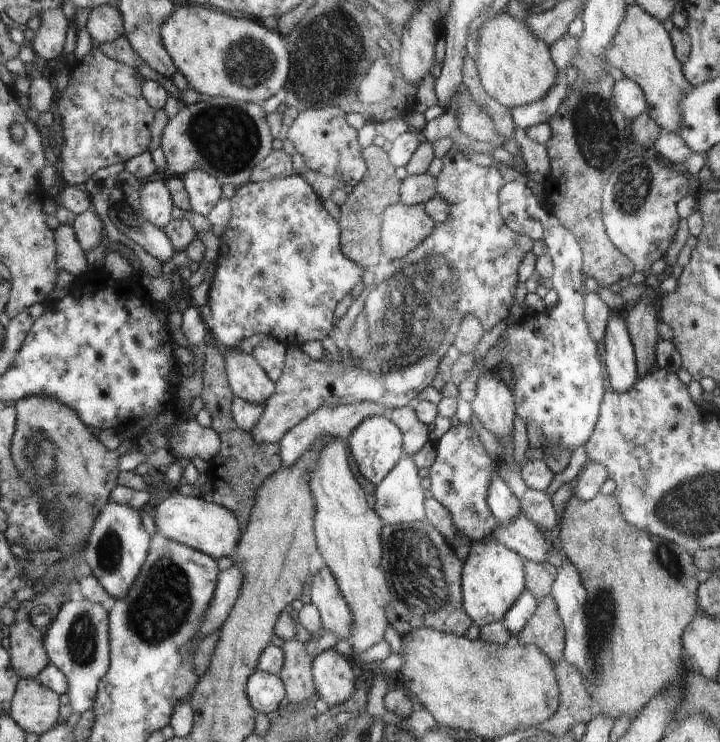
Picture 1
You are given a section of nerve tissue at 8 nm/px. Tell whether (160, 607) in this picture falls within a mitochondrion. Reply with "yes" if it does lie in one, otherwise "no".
yes

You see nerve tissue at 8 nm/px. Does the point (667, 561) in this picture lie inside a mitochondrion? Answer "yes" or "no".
yes

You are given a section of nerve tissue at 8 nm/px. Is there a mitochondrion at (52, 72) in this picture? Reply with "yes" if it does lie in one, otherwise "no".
no

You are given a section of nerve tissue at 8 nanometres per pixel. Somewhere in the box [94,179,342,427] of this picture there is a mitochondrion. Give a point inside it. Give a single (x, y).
(135, 224)

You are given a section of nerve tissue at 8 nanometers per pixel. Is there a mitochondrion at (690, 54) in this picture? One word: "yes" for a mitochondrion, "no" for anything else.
no

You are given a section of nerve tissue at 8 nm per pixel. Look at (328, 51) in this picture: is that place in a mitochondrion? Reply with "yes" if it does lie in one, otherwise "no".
yes

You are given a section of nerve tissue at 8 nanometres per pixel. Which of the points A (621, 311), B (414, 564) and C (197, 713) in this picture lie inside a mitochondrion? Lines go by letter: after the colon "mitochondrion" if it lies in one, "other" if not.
A: other
B: mitochondrion
C: other

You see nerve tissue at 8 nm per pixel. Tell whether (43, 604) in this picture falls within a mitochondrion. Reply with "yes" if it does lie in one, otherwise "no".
yes

